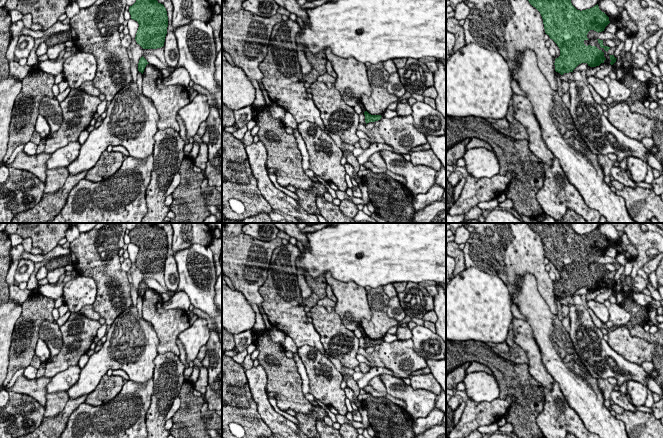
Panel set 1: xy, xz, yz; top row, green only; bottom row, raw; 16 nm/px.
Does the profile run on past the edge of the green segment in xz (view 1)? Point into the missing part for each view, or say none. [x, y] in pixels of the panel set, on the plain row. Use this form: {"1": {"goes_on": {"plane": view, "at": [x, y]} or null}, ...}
{"1": {"goes_on": null}}

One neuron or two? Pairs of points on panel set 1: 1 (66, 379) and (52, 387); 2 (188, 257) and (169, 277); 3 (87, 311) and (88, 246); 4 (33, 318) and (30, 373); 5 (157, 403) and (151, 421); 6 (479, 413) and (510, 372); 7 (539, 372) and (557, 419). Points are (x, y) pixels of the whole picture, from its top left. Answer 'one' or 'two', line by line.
1: one
2: two
3: two
4: two
5: one
6: two
7: one

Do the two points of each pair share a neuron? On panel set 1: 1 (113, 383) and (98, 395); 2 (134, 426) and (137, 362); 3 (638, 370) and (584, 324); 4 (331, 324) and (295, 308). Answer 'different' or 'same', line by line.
1: same
2: different
3: same
4: different

